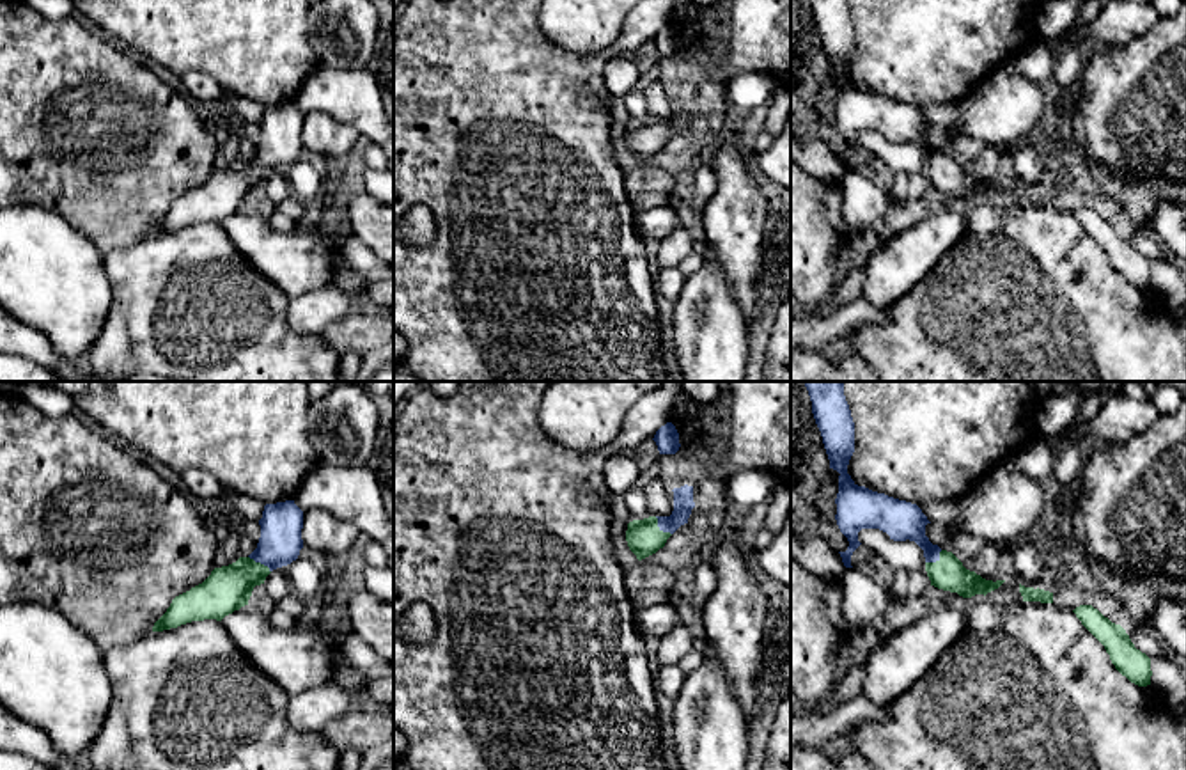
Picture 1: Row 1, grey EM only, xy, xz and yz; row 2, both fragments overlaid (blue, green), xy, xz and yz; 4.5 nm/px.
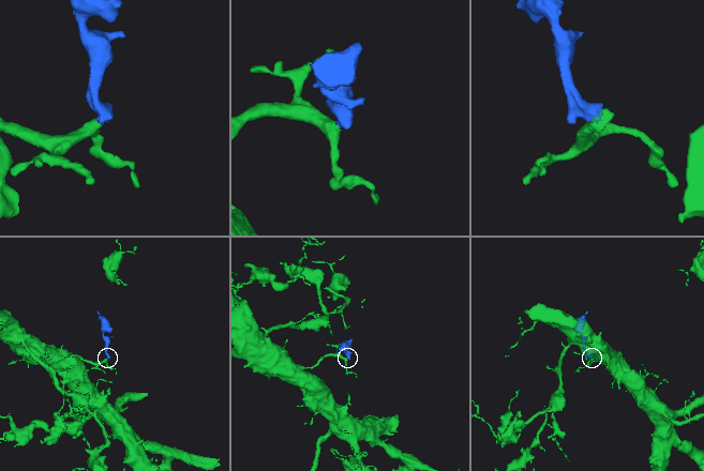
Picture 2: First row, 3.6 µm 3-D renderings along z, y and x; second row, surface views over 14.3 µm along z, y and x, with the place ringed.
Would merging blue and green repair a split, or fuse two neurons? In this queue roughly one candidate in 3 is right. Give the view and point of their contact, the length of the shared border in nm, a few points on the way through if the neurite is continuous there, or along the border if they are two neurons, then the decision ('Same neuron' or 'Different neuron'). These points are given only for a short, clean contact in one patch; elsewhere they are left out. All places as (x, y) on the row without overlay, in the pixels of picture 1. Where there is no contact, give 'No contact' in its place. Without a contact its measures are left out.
Touches blue at xz (660, 130). Shared border 120 nm. Path across: xz (683, 100), (683, 112), (660, 130), (644, 141). Same neuron

